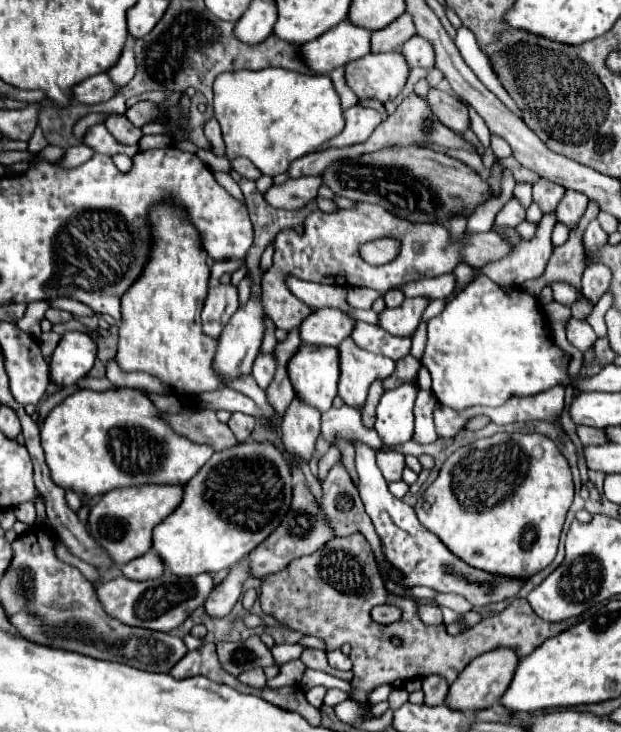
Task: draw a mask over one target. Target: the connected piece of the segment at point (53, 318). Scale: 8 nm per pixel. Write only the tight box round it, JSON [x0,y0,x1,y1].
[44,308,73,325]

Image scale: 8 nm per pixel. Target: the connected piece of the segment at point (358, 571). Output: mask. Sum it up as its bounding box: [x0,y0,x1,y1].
[259,533,579,704]

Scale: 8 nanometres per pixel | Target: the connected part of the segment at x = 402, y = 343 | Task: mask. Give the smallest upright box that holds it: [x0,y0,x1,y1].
[351,321,411,361]

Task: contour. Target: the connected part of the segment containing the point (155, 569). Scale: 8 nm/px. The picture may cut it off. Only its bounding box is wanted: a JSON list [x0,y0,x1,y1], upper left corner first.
[121,549,165,581]

